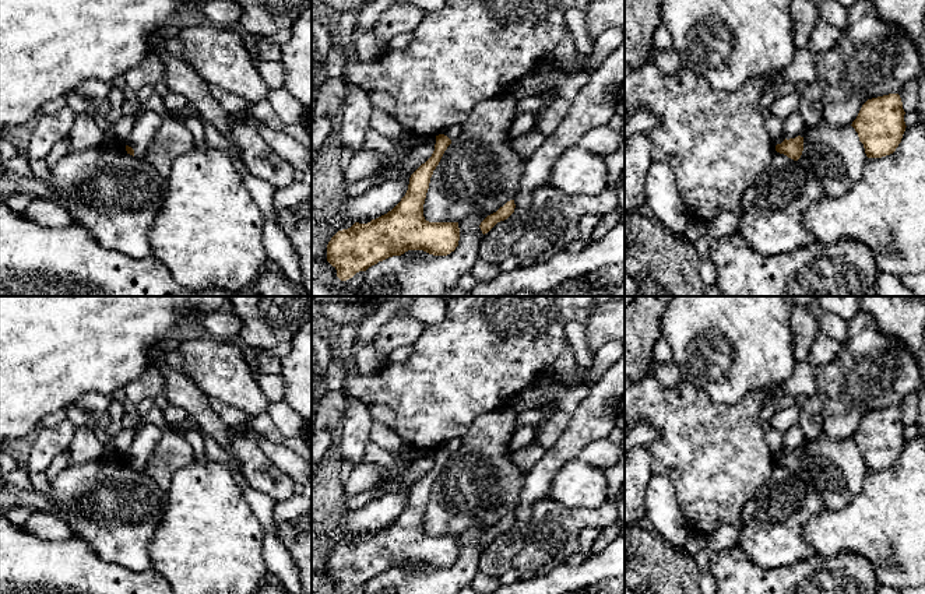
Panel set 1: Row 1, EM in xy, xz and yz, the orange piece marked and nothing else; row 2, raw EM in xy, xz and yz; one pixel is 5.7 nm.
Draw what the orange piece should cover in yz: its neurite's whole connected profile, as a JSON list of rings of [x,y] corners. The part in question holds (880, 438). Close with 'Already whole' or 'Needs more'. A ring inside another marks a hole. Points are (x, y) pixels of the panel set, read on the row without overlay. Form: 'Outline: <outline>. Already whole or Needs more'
Outline: [[[898,407],[868,412],[852,440],[868,471],[882,471],[896,464],[905,444],[903,415]]]. Already whole

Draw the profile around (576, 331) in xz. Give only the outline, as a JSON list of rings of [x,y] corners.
[[[569,321],[565,327],[567,342],[571,345],[576,363],[584,370],[590,370],[594,355],[587,341],[587,326],[581,321]]]

